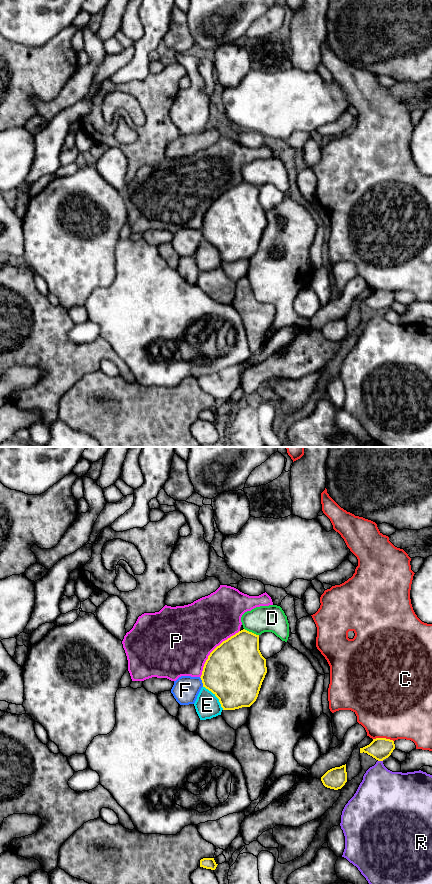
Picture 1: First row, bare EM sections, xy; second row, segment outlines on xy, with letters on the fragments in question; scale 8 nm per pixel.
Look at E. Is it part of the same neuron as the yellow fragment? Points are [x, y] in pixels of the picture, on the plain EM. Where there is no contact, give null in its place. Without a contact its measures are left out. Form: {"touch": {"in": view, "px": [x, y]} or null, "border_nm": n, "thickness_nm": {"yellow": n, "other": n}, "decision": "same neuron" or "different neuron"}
{"touch": {"in": "xy", "px": [216, 248]}, "border_nm": 260, "thickness_nm": {"yellow": 480, "other": 200}, "decision": "different neuron"}

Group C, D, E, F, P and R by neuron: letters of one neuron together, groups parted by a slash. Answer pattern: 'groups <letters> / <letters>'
groups C / D / E / F / P / R

